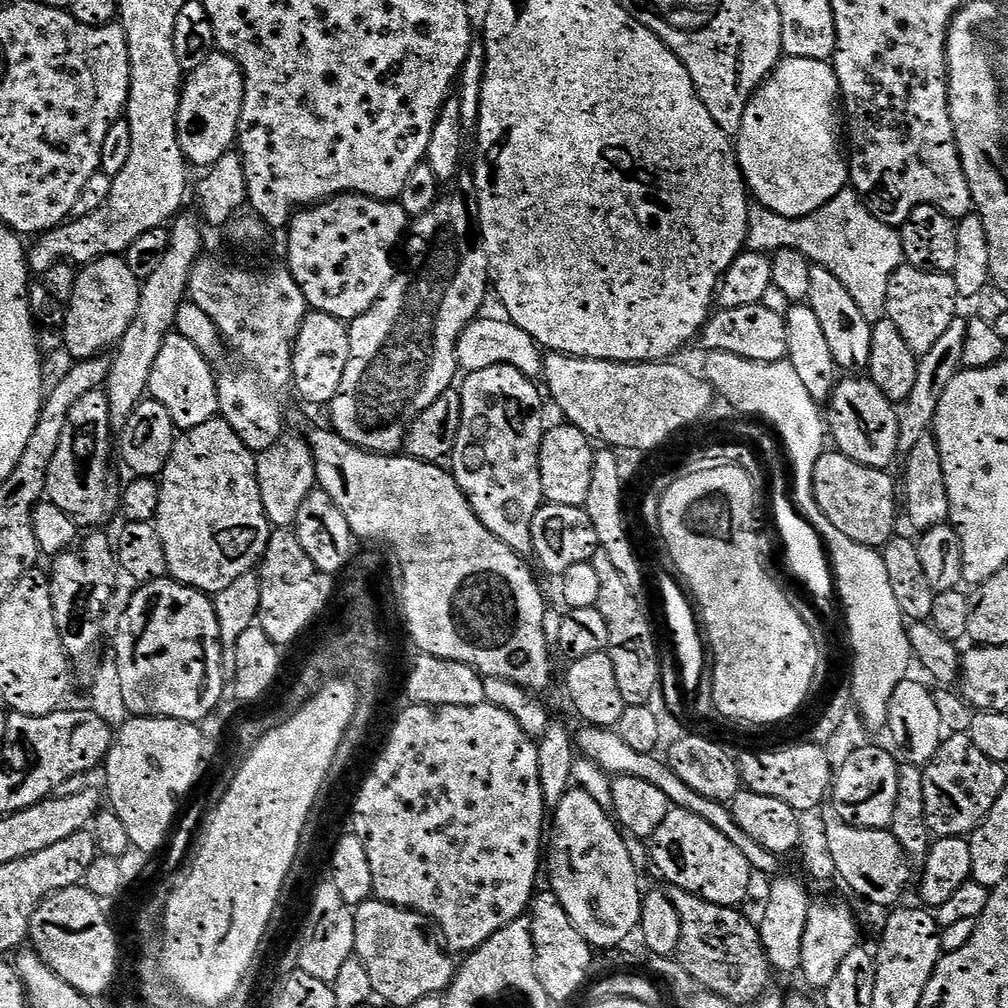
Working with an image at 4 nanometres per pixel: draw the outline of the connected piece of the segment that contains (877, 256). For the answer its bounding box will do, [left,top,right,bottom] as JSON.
[768,190,904,322]

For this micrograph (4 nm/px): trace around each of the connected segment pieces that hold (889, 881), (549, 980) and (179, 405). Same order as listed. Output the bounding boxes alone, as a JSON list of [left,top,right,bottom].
[[825,810,912,908],[530,906,593,1002],[148,334,220,429]]

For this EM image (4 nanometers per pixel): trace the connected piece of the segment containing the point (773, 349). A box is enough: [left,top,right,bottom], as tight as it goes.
[698,302,788,364]

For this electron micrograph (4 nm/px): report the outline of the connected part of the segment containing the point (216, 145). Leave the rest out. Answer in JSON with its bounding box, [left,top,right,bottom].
[180,54,246,169]

